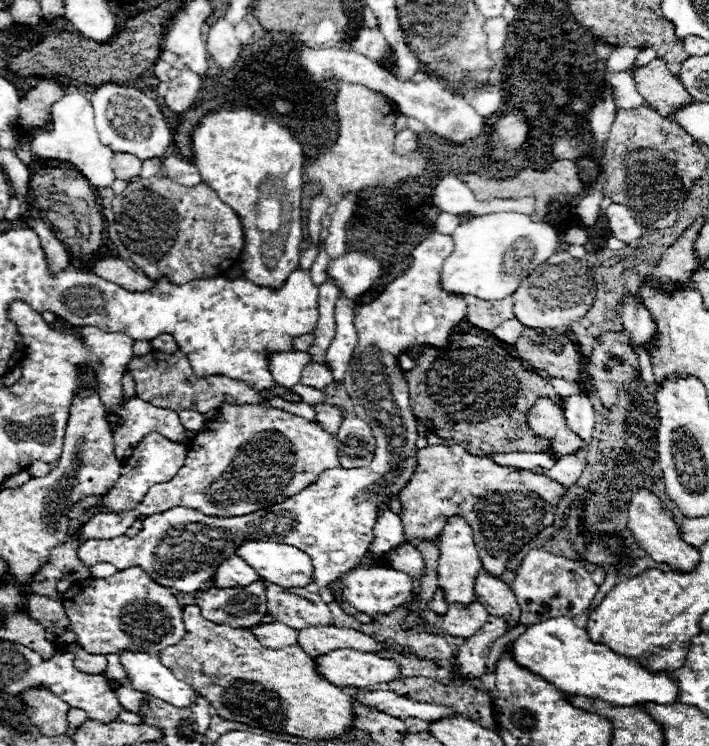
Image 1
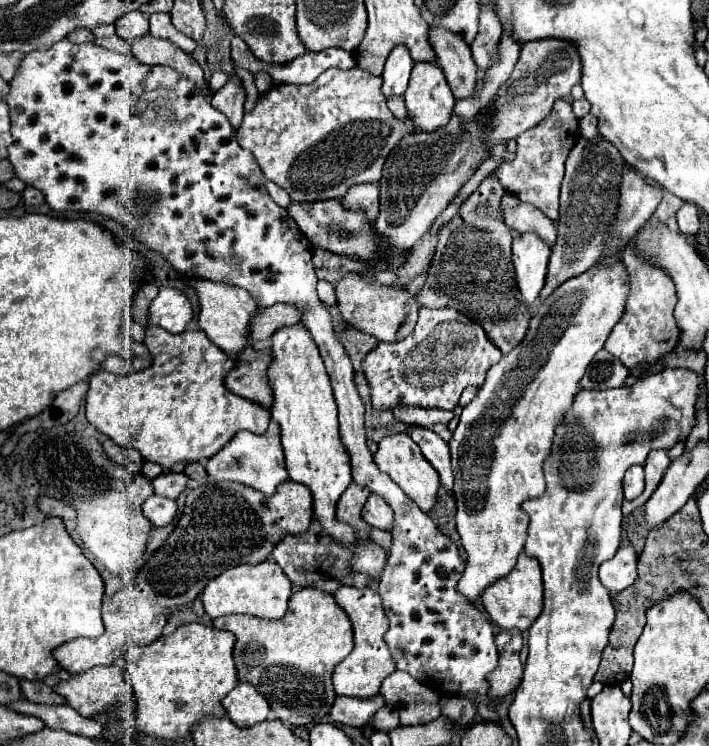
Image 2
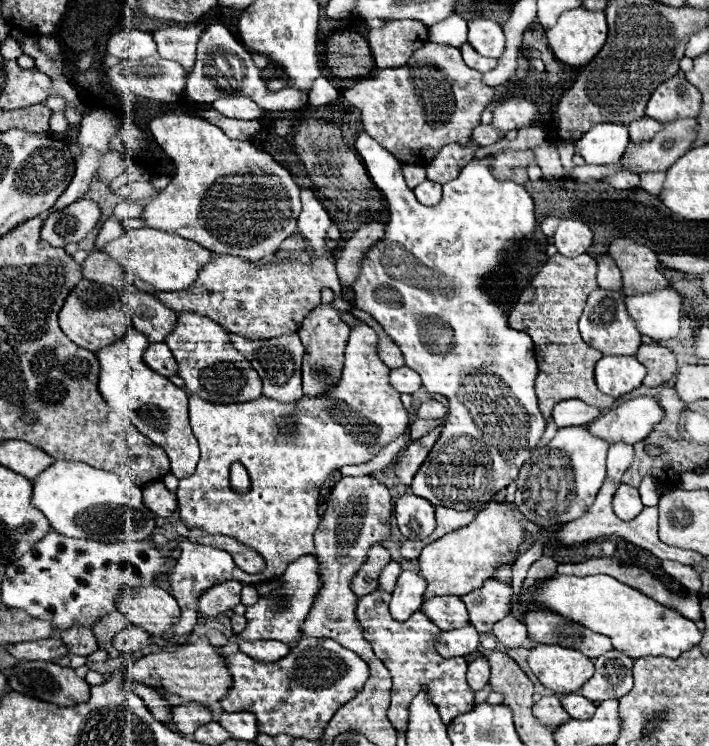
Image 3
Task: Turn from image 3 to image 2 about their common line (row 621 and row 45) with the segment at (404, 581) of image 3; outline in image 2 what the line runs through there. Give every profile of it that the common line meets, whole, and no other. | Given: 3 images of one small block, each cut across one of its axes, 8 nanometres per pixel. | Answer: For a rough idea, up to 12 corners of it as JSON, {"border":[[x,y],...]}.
{"border":[[406,46],[394,48],[382,72],[382,92],[406,92],[414,60]]}

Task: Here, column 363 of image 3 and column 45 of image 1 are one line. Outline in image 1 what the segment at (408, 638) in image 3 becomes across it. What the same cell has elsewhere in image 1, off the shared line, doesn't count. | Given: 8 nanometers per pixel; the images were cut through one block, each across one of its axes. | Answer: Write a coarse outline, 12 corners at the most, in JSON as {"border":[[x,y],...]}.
{"border":[[34,594],[26,602],[56,648],[76,640],[60,600]]}

